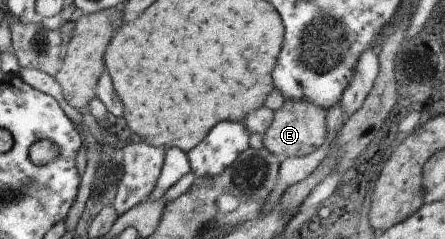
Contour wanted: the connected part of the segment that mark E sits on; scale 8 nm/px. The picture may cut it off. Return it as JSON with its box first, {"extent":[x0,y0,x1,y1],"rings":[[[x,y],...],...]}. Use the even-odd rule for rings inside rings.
{"extent":[262,100,325,159],"rings":[[[285,100],[262,135],[262,147],[277,159],[303,157],[313,153],[323,143],[325,137],[325,110],[304,100]]]}

